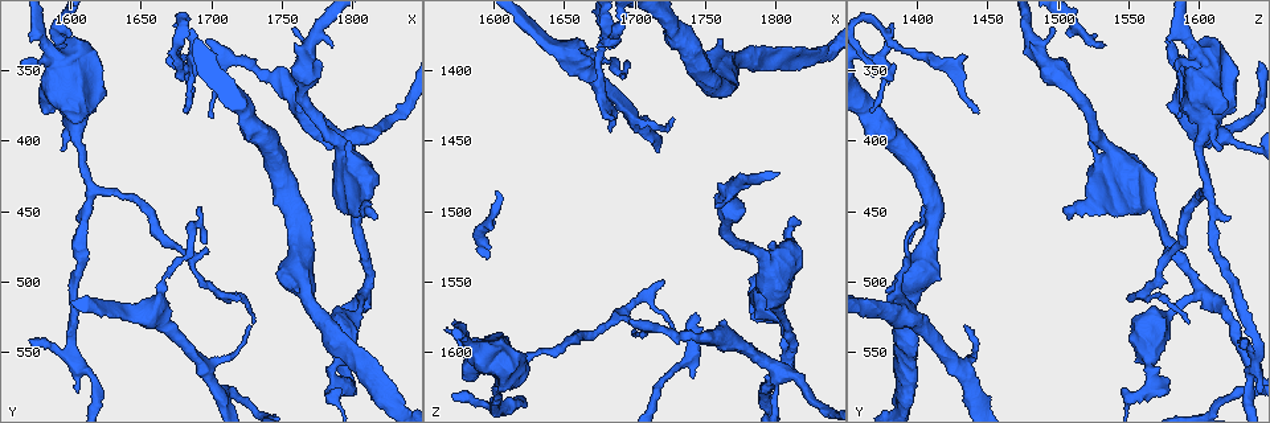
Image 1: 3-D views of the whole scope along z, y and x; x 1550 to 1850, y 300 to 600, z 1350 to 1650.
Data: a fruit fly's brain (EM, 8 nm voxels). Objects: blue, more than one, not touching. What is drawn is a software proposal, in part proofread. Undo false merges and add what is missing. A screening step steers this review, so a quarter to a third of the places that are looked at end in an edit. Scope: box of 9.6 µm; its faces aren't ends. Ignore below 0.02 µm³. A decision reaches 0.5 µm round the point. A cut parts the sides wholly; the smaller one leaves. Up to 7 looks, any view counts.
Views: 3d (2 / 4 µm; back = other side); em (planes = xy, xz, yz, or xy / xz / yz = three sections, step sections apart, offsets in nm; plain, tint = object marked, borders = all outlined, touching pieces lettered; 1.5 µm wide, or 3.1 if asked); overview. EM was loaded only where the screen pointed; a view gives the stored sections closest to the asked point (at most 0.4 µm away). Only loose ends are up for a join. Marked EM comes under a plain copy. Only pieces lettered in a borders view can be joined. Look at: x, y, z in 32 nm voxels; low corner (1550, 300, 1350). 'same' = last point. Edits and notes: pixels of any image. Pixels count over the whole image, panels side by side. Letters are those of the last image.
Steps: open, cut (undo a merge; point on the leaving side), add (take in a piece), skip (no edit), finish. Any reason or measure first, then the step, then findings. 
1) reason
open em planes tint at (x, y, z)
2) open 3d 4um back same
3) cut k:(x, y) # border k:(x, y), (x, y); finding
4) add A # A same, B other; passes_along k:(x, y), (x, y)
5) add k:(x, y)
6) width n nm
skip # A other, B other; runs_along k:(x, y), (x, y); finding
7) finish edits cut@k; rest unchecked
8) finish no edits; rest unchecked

calibre changes
open em xz step 4 tint at (1580, 328, 1592)

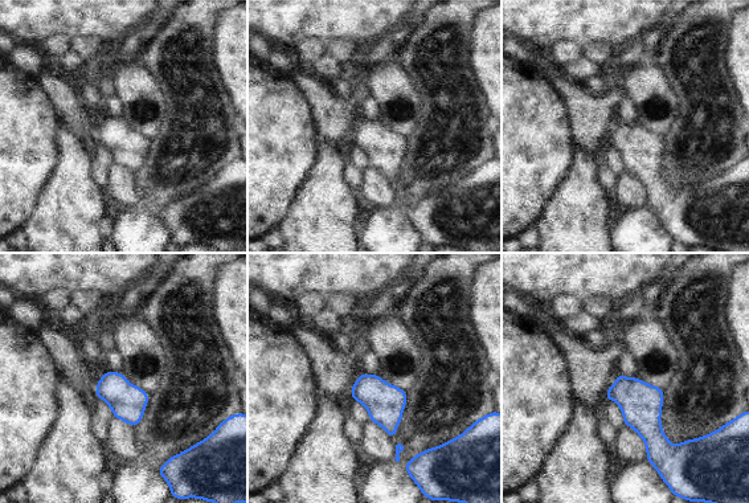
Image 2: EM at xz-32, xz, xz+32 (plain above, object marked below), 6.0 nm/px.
open em planes borders same

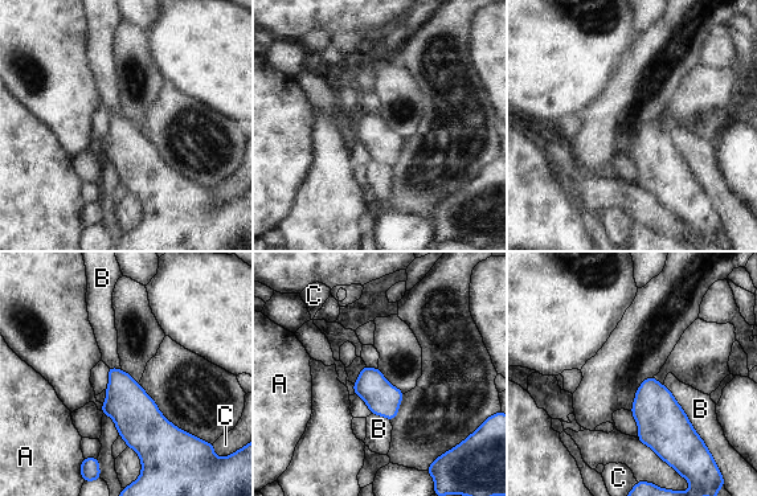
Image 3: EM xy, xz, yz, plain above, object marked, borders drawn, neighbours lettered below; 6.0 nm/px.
skip # A other, B other, C other; border 3:(665, 385), (700, 438); all the same neuron

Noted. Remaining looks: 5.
free end
open em xy step 8 borders at (1572, 540, 1630)

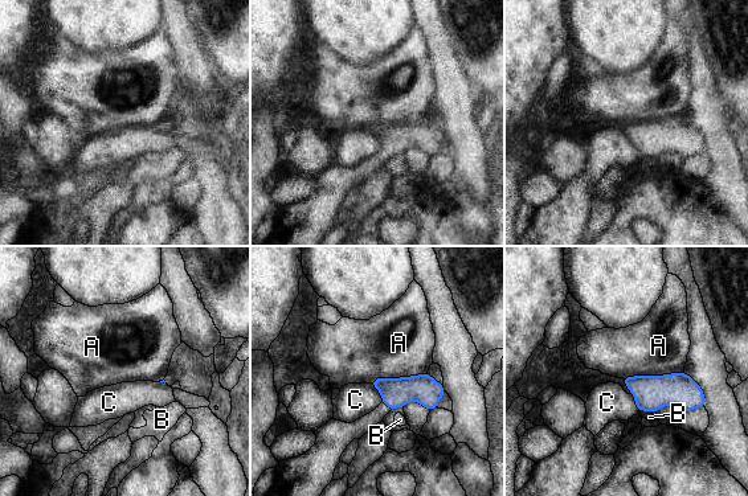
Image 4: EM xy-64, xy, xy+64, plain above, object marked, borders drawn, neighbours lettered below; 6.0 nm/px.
cut it another way
open em planes borders same

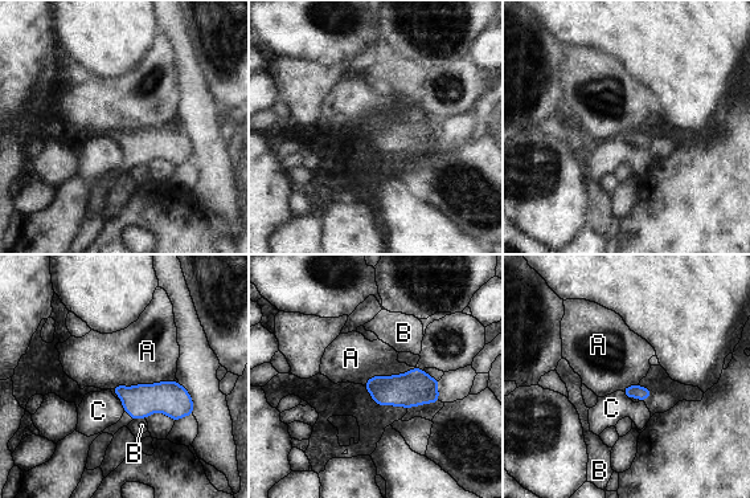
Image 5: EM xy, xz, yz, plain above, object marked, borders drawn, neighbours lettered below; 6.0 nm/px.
longest_contact A 380 nm
skip # A other, B other, C other; no lettered piece goes on from it

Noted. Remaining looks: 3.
a fork
open 3d 2um at (1810, 508, 1600)

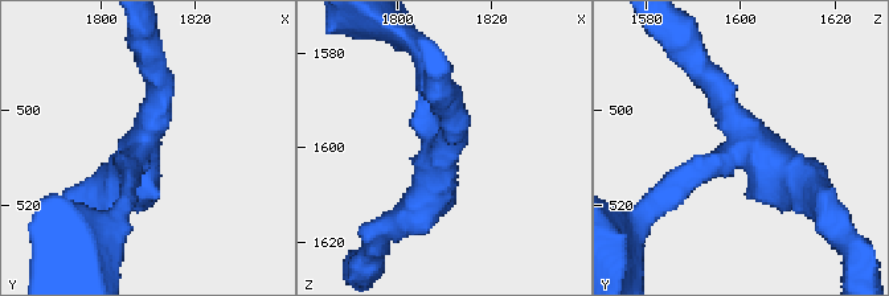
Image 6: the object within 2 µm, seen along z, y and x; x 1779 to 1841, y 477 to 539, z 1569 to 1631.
arms 3; arm_widths 170, 220, 260 nm
open em 3.1um planes tint at (1808, 507, 1600)

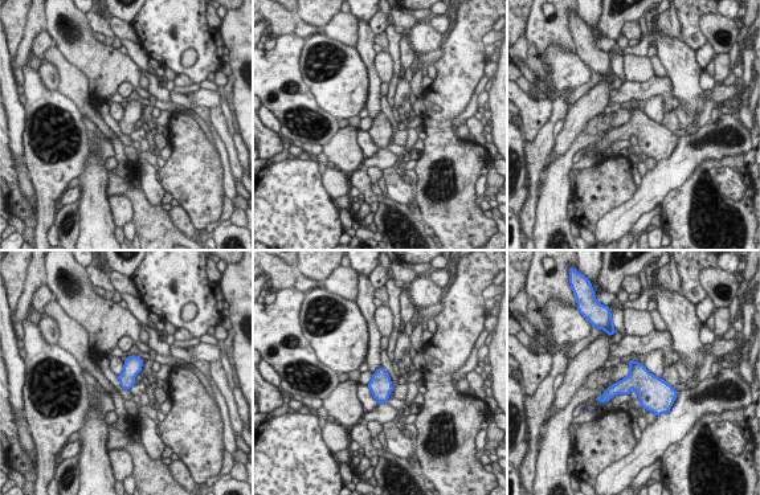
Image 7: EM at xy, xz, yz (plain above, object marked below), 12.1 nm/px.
open em 3.1um planes borders same

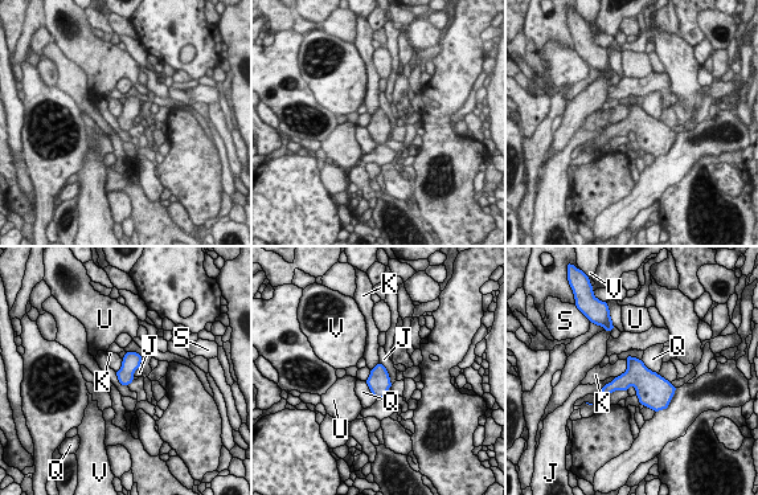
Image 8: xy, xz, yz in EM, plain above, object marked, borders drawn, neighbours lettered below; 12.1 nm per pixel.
longest_contact J 340 nm
skip # J other, K other, Q other, S other, U other, V other; border 8:(627, 360), (627, 368), (615, 377); continuous, no second neuron

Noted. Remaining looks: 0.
finish no edits; rest unchecked

